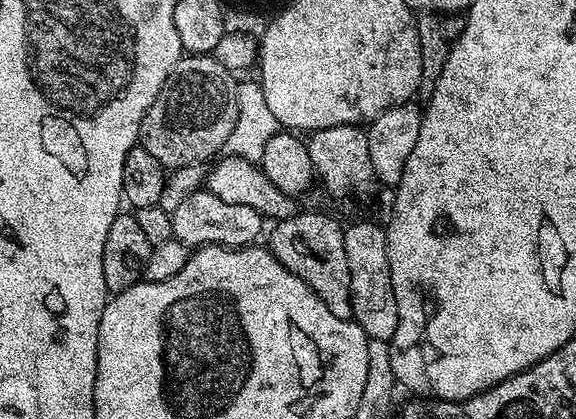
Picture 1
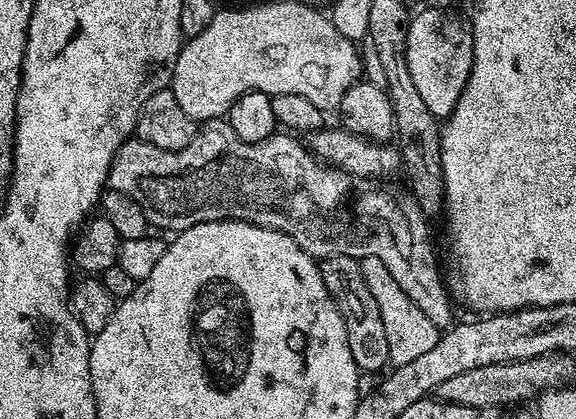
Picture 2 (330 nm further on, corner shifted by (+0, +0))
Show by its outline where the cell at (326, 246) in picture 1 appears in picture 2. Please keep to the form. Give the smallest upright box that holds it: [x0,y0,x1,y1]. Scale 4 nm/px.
[319,256,389,374]

